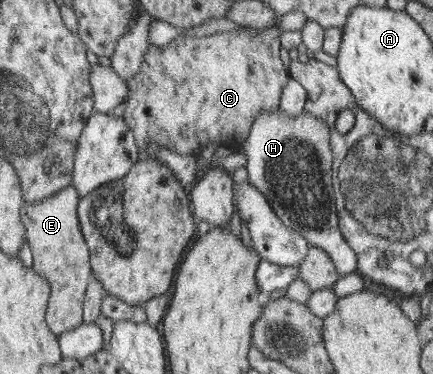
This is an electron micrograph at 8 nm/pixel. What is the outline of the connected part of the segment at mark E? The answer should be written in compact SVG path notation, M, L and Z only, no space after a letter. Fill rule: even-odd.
M72 185L58 191L56 195L41 200L38 204L26 203L21 208L22 220L28 229L26 240L35 257L35 265L42 271L42 276L54 283L54 296L49 310L50 328L59 335L78 328L84 322L85 292L94 282L93 257L82 232L77 206L82 195Z

